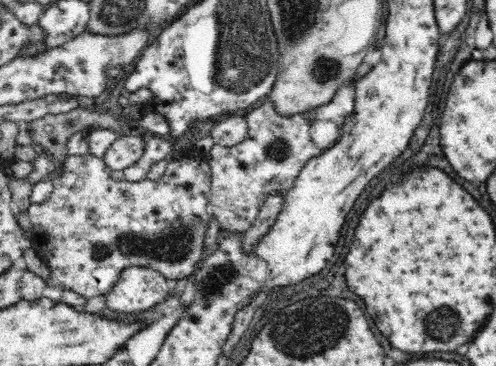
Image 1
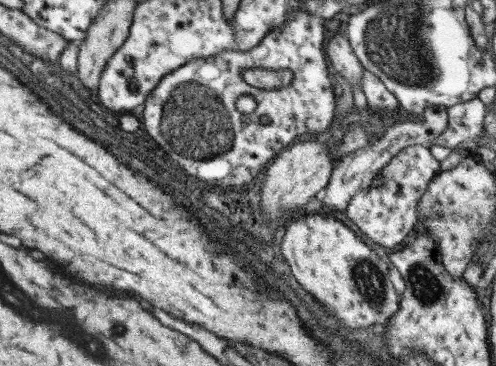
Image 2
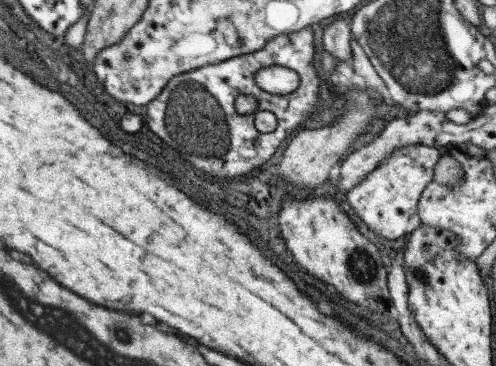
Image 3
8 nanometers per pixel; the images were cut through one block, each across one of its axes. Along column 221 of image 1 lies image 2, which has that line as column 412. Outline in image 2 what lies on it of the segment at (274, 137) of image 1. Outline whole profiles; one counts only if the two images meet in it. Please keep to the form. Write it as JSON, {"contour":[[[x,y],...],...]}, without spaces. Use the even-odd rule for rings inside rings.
{"contour":[[[405,146],[397,152],[389,164],[385,166],[381,178],[363,184],[361,192],[357,192],[349,206],[345,208],[345,218],[351,220],[359,232],[363,232],[369,240],[383,248],[393,248],[409,240],[413,224],[415,224],[415,208],[419,206],[421,196],[427,192],[429,182],[437,176],[439,162],[431,156],[429,146]]]}

